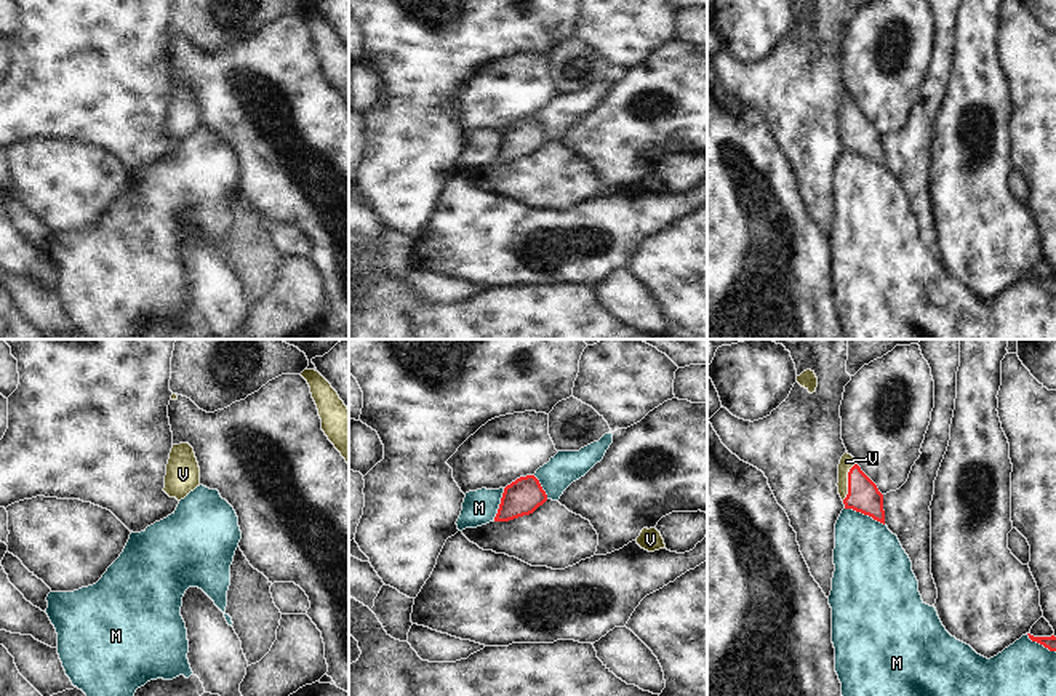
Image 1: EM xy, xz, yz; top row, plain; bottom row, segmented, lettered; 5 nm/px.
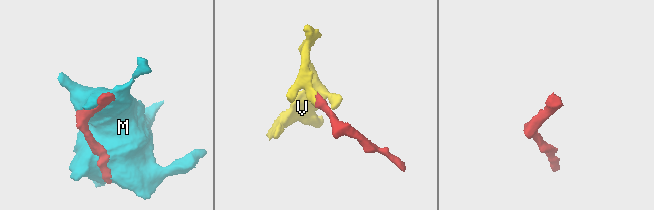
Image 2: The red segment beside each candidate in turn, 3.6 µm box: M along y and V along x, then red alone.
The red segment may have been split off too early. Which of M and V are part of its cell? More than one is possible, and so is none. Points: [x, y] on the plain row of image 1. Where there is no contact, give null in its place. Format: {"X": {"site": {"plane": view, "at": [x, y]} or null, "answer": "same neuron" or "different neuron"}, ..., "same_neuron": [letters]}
{"M": {"site": {"plane": "yz", "at": [864, 156]}, "answer": "different neuron"}, "V": {"site": {"plane": "yz", "at": [848, 124]}, "answer": "same neuron"}, "same_neuron": ["V"]}

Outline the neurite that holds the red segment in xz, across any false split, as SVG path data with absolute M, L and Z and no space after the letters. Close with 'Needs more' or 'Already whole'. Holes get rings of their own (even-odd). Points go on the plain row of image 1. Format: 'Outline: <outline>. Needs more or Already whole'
Outline: M534 117L520 118L504 130L494 163L509 163L533 155L547 142Z. Already whole.

